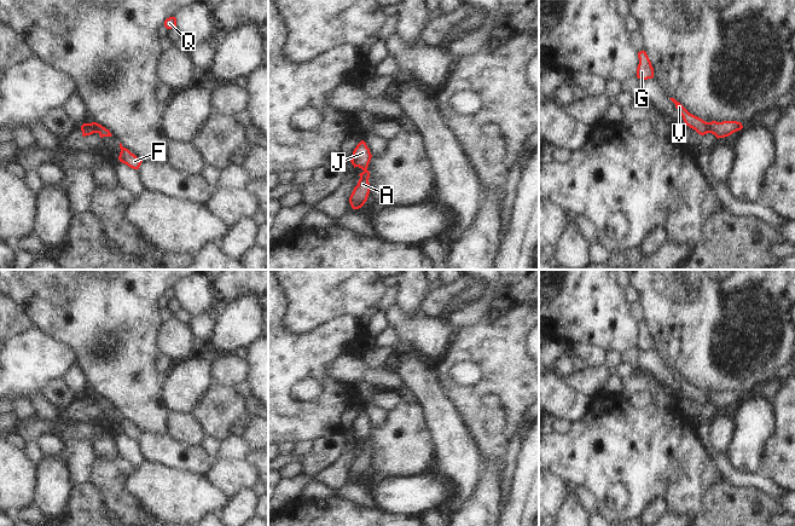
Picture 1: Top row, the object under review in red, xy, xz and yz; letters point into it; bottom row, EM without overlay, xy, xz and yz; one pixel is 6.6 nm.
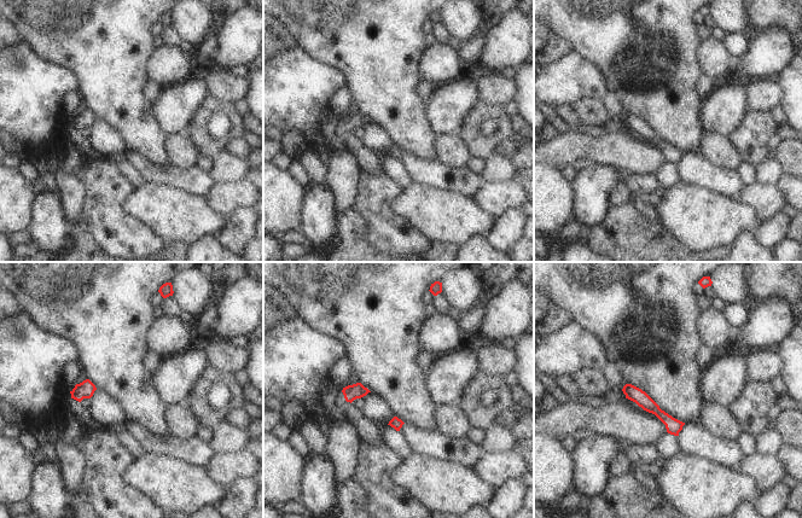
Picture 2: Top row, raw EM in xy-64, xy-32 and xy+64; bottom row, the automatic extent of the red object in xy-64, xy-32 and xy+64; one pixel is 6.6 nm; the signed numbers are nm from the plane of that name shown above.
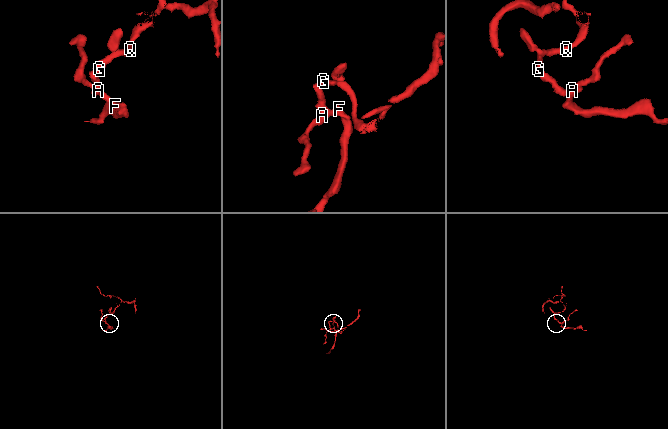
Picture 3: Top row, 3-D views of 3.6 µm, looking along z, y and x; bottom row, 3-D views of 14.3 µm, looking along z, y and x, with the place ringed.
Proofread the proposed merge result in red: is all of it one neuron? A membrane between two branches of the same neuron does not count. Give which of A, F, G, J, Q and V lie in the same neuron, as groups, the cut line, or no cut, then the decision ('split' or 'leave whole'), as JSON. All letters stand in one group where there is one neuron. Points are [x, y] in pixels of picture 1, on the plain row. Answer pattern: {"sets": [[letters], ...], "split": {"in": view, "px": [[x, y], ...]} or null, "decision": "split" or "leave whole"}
{"sets": [["A", "F"], ["G", "J", "Q", "V"]], "split": {"in": "xy", "px": [[93, 393], [96, 403]]}, "decision": "split"}

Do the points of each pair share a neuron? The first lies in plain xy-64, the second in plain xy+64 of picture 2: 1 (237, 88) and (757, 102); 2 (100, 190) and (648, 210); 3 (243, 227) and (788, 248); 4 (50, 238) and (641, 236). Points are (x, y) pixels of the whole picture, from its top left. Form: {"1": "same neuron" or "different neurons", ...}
{"1": "same neuron", "2": "same neuron", "3": "different neurons", "4": "different neurons"}

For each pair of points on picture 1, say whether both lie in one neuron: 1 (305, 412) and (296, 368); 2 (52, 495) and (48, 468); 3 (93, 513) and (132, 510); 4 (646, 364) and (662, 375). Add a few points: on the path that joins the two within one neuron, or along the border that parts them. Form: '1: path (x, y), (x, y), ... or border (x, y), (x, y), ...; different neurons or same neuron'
1: path (294, 403), (289, 398), (289, 379); same neuron
2: path (52, 489), (52, 474); same neuron
3: border (94, 486), (99, 491), (109, 513); different neurons
4: path (650, 364), (659, 371); same neuron

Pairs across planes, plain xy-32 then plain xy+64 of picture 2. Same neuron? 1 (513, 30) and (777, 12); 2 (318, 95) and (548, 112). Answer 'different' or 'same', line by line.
1: different
2: different

